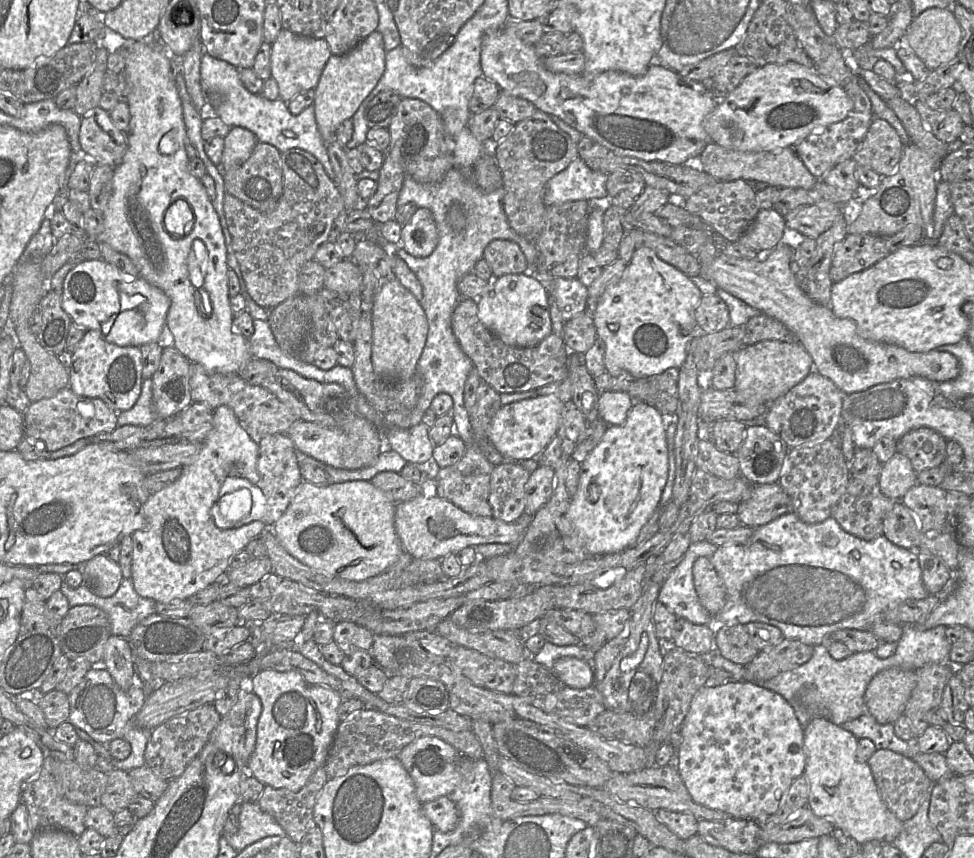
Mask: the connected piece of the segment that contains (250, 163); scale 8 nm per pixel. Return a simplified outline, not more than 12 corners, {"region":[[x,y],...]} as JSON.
{"region":[[258,142],[222,172],[225,191],[262,213],[283,194],[280,155]]}

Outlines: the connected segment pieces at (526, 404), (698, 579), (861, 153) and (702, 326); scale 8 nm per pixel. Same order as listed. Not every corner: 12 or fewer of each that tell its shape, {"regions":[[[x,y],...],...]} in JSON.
{"regions":[[[555,395],[502,405],[489,441],[505,460],[534,459],[557,435]],[[710,559],[693,565],[699,601],[711,615],[725,605],[726,589]],[[874,117],[852,158],[882,177],[903,147],[893,126]],[[717,295],[702,296],[695,310],[698,336],[729,327]]]}

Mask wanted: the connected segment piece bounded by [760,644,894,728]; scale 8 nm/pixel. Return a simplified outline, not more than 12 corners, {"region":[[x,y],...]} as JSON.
{"region":[[815,645],[806,663],[760,686],[780,694],[802,728],[867,713],[871,679],[893,659],[835,660]]}

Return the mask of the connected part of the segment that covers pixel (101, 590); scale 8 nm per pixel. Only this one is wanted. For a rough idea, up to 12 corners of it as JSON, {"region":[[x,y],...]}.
{"region":[[96,555],[83,565],[84,582],[101,598],[124,579],[118,562]]}

